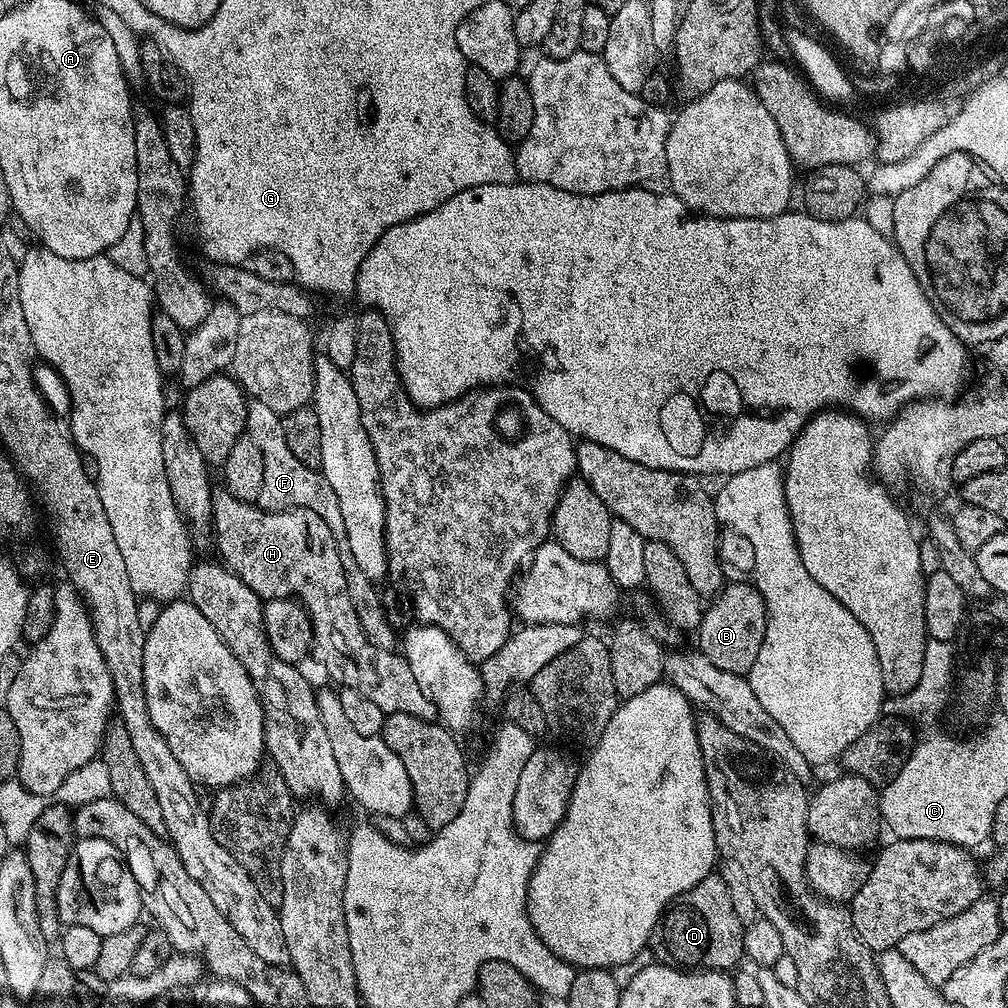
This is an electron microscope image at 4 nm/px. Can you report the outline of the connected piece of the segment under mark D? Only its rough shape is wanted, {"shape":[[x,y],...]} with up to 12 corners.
{"shape":[[719,874],[668,905],[658,940],[685,970],[732,970],[744,931]]}

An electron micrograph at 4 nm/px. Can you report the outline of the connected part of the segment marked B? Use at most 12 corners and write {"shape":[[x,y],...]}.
{"shape":[[728,582],[700,618],[699,652],[747,677],[766,635],[752,582]]}

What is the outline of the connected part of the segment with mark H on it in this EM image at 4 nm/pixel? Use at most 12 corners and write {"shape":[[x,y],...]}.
{"shape":[[212,497],[219,559],[261,600],[295,598],[340,688],[436,720],[396,650],[378,650],[344,556],[309,508]]}

